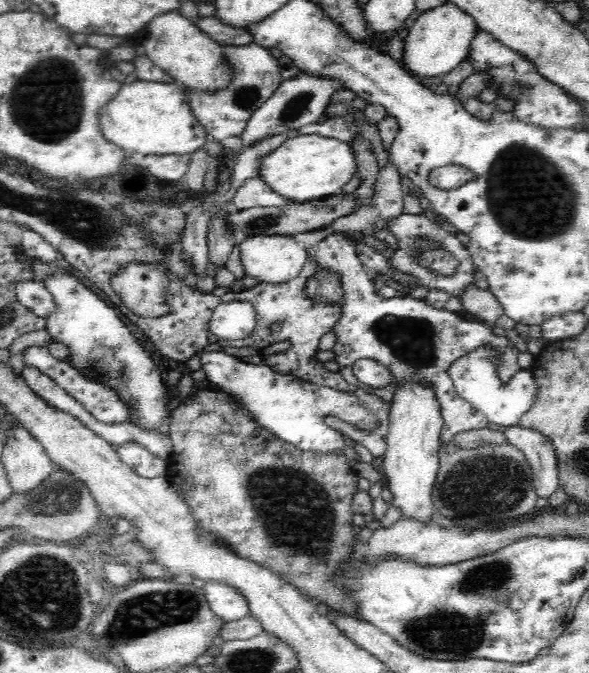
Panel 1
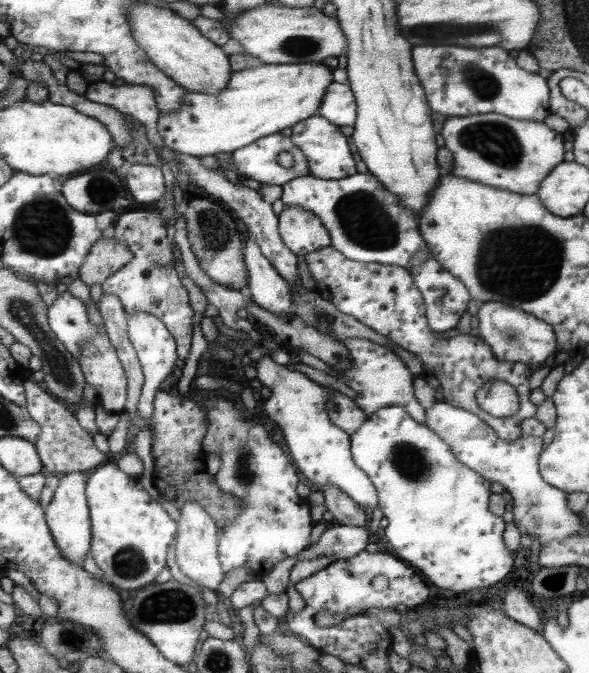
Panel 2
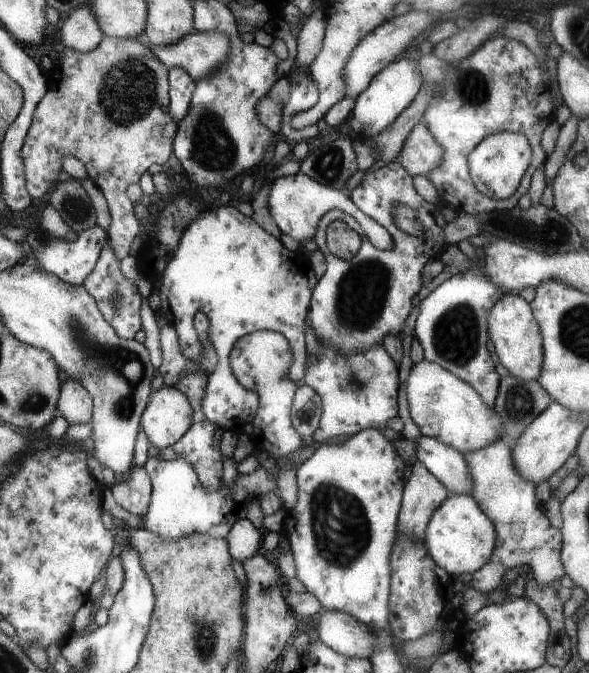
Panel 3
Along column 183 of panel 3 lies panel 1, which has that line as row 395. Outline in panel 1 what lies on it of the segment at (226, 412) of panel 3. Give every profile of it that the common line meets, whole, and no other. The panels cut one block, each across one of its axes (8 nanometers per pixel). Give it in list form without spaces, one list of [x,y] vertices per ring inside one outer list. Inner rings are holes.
[[[200,352],[194,360],[196,368],[202,368],[206,372],[206,378],[214,390],[238,396],[238,400],[242,400],[246,408],[254,414],[258,424],[274,432],[280,440],[286,440],[304,452],[344,450],[344,436],[336,432],[332,426],[328,426],[324,420],[328,414],[336,414],[338,418],[356,424],[358,428],[374,426],[374,418],[370,416],[370,412],[362,410],[358,406],[358,400],[354,400],[350,394],[304,382],[290,374],[278,374],[264,362],[248,364],[242,362],[238,356],[224,352]]]

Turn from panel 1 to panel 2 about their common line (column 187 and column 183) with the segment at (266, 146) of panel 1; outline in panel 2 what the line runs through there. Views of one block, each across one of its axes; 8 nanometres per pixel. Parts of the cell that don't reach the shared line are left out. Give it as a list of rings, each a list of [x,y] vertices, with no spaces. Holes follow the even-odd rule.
[[[181,218],[177,222],[177,232],[175,232],[175,248],[179,250],[181,254],[181,260],[185,264],[185,270],[187,274],[191,276],[191,280],[195,280],[195,284],[205,292],[209,304],[213,304],[217,310],[219,310],[219,318],[221,322],[235,330],[235,332],[243,332],[247,336],[253,334],[253,326],[247,322],[247,320],[241,320],[239,318],[239,312],[241,310],[247,310],[249,308],[249,302],[251,302],[251,296],[249,292],[239,292],[239,290],[231,290],[231,288],[225,288],[223,284],[215,282],[197,262],[193,250],[191,250],[191,242],[189,242],[189,232],[187,232],[187,222],[185,218]]]

